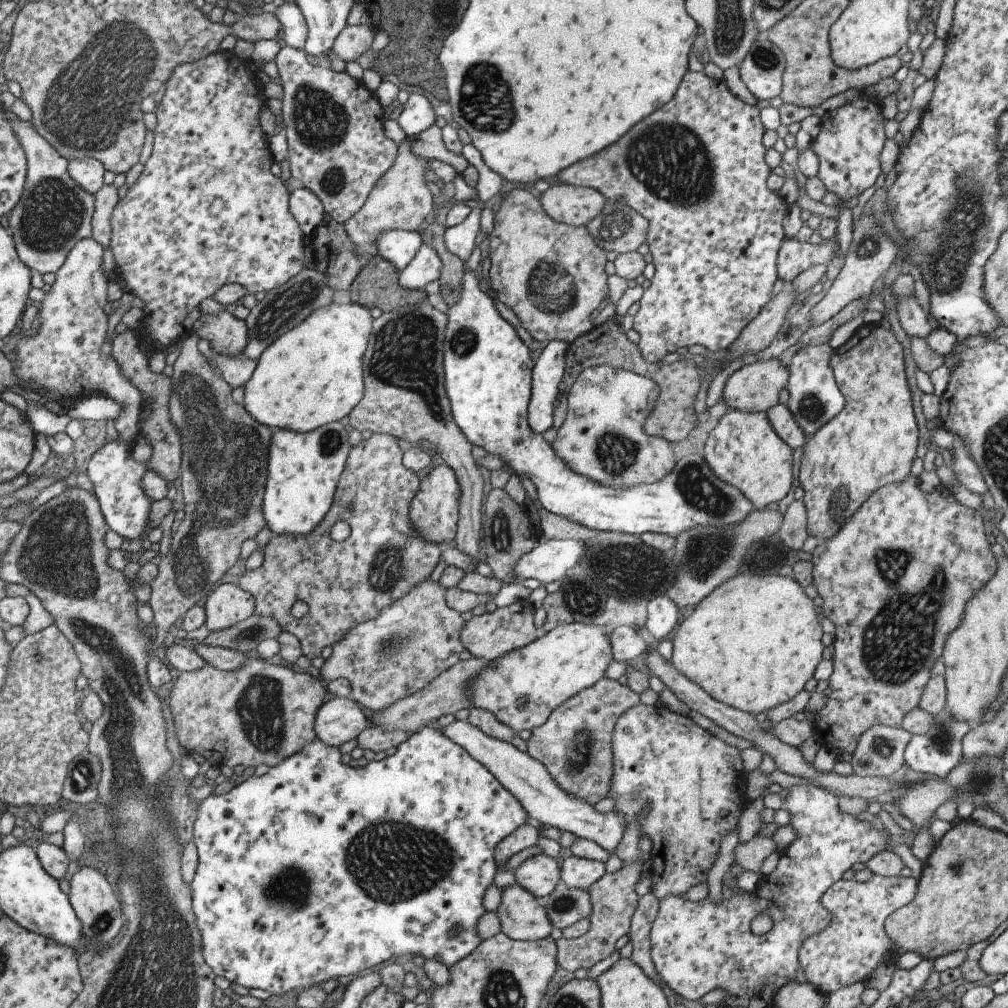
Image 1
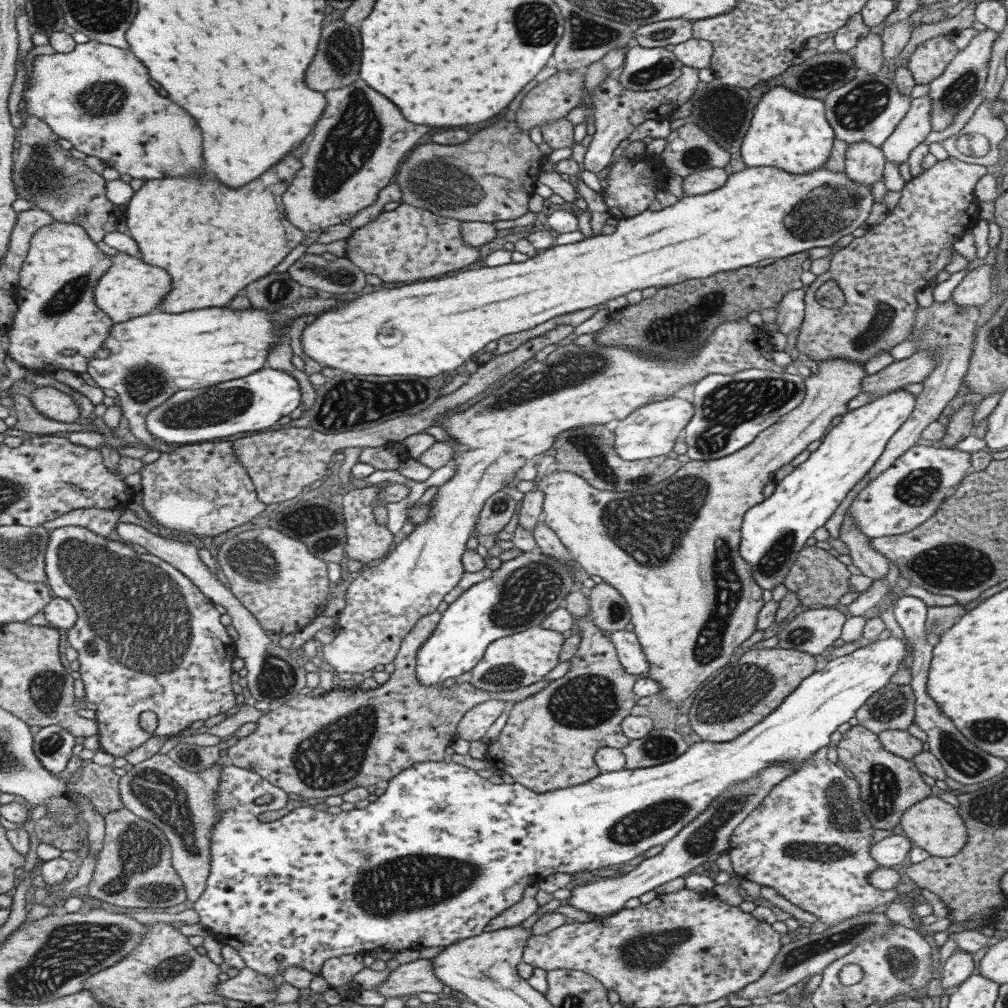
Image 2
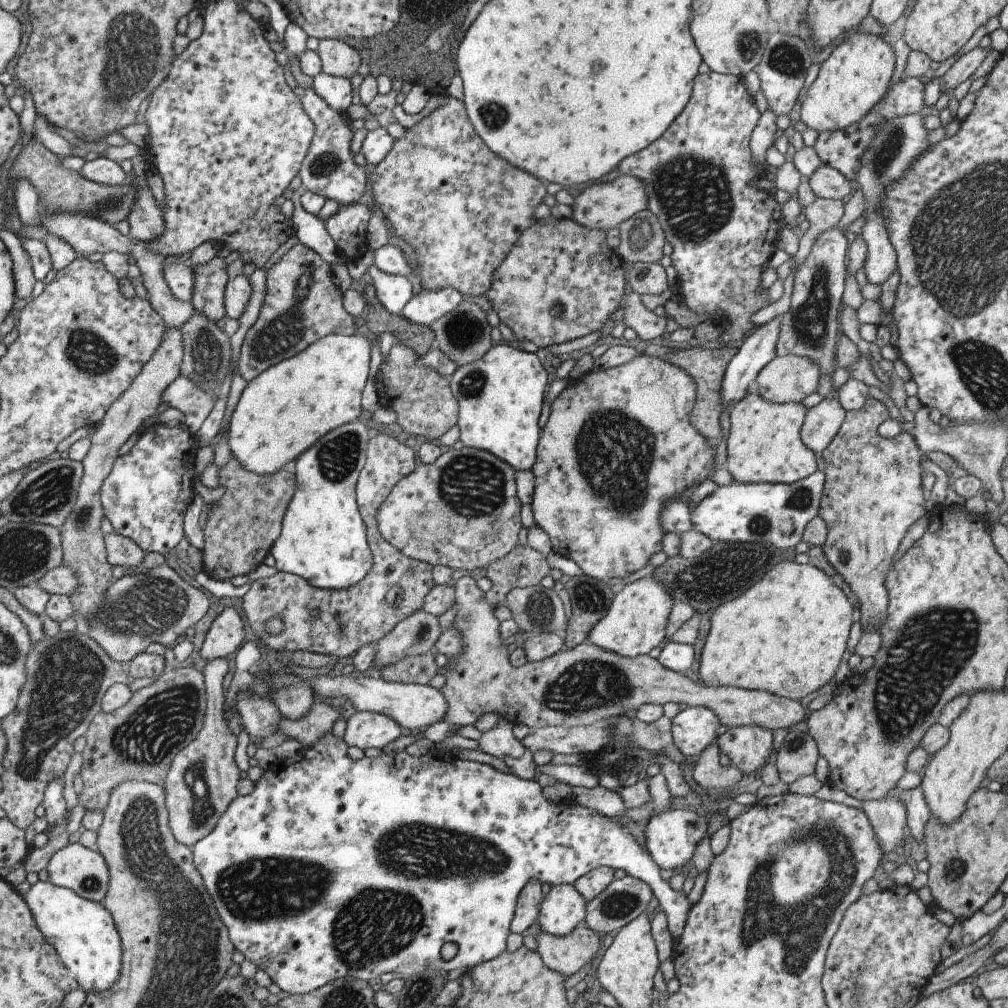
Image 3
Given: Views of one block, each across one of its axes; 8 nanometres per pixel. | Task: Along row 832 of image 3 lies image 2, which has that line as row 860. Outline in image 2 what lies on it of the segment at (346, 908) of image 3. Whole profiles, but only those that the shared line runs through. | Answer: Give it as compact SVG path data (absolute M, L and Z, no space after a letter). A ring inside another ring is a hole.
M886 638L873 644L863 644L861 648L848 654L833 658L826 666L812 676L802 680L802 684L788 695L778 708L775 708L768 716L765 716L758 724L749 728L745 733L727 742L714 743L709 741L696 742L677 760L666 762L658 766L637 768L634 770L621 769L619 771L600 773L588 782L577 784L568 788L548 791L545 793L534 792L520 783L493 784L480 777L472 768L466 768L460 764L446 759L443 762L424 762L414 764L414 767L399 772L394 778L388 781L388 787L376 801L371 802L365 809L353 809L341 811L337 814L328 813L325 810L317 810L310 805L298 806L288 814L284 814L278 820L262 822L260 814L264 812L276 812L286 806L288 800L287 792L280 787L274 786L268 780L263 779L257 772L251 769L246 770L227 764L221 768L221 782L217 788L215 806L221 808L223 813L219 821L211 830L210 841L210 872L207 876L207 885L200 899L193 904L193 909L200 917L200 924L208 928L209 932L217 936L222 943L232 946L243 958L244 964L255 970L262 976L273 978L283 974L289 966L299 966L309 970L315 976L321 974L322 965L329 959L336 956L357 954L361 950L390 951L396 953L404 949L416 949L426 946L450 946L457 940L467 939L471 936L478 936L484 932L490 920L498 916L502 911L510 908L524 898L526 885L537 884L550 874L564 872L574 874L582 870L598 870L614 864L629 863L636 856L648 852L653 846L665 845L669 840L678 834L690 821L693 821L701 812L707 810L710 803L718 802L717 798L728 788L744 783L745 780L753 779L754 775L760 775L766 767L774 763L783 765L792 764L792 768L802 766L804 761L810 760L818 750L828 747L831 743L830 736L840 724L848 722L854 717L858 708L872 696L874 692L886 688L892 680L892 676L898 672L898 667L904 664L903 660L908 656L909 651L914 654L914 647L908 639Z

